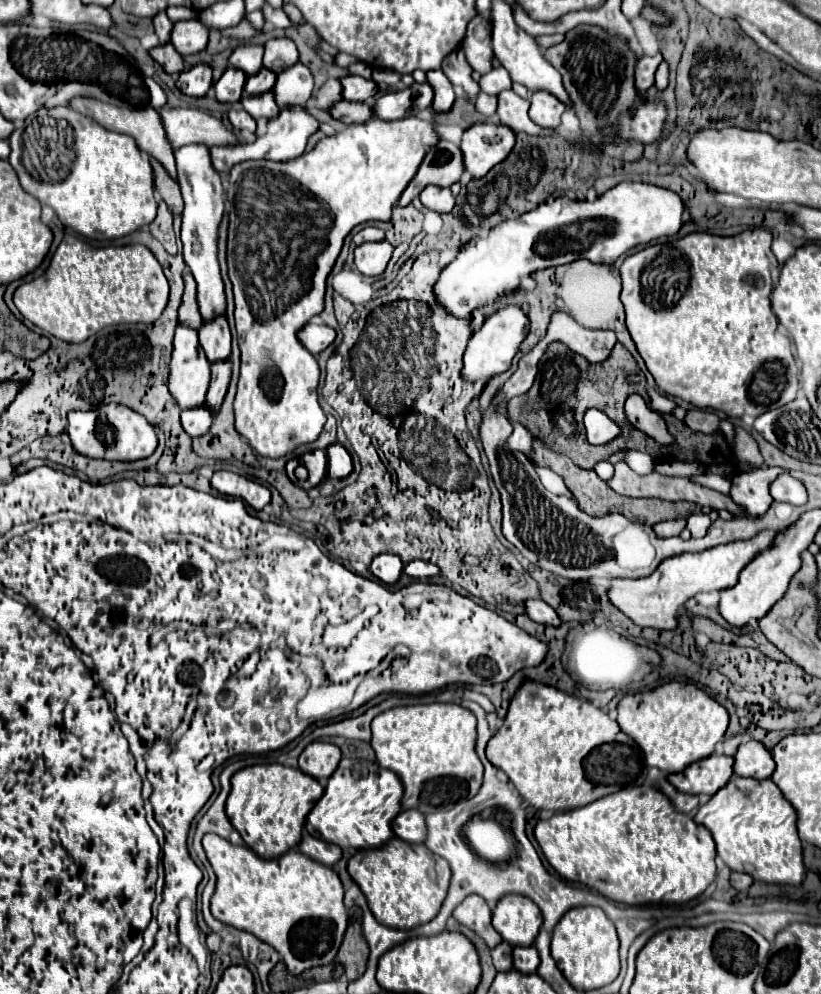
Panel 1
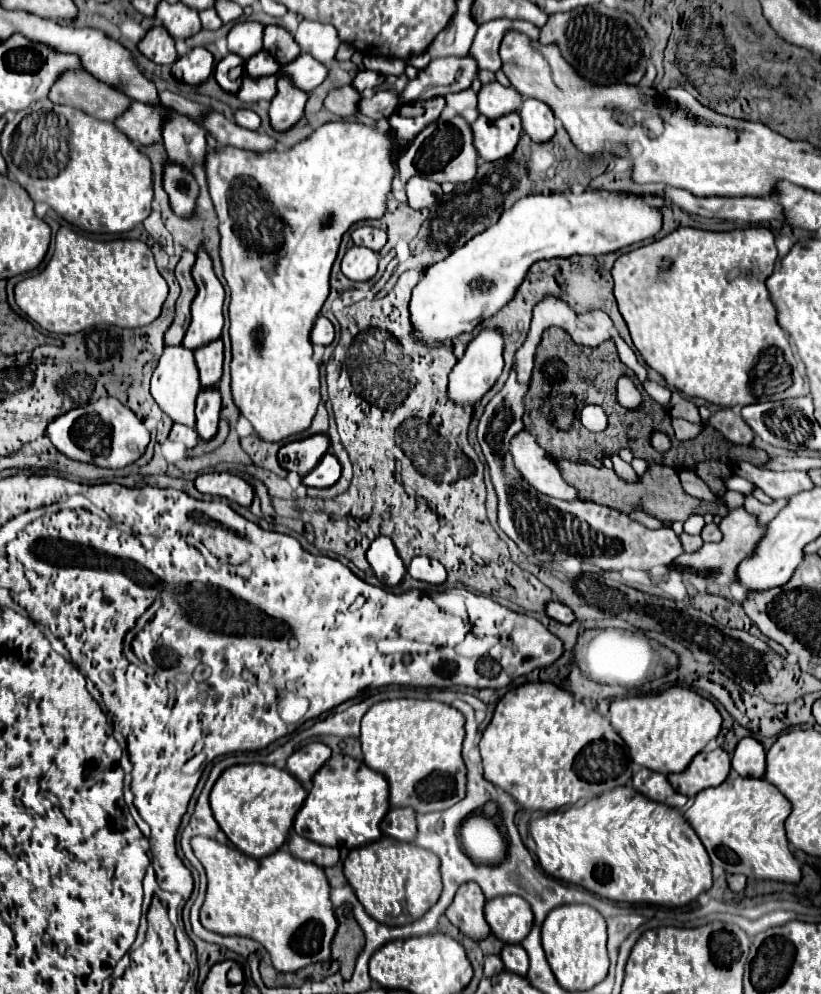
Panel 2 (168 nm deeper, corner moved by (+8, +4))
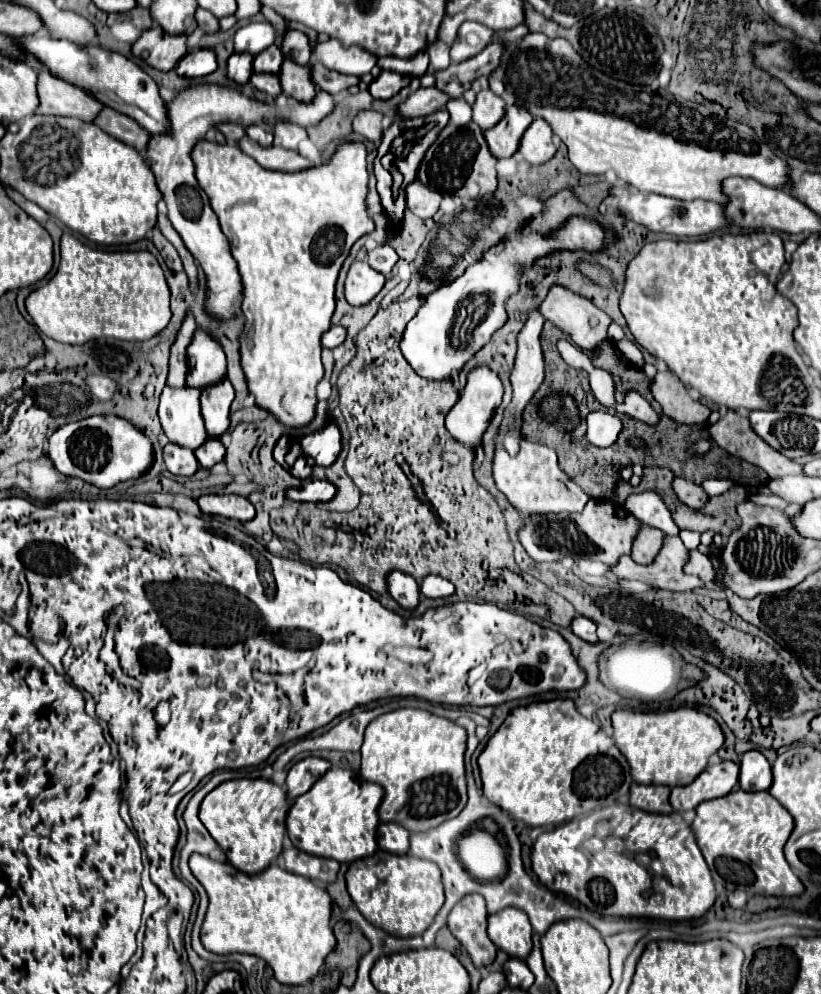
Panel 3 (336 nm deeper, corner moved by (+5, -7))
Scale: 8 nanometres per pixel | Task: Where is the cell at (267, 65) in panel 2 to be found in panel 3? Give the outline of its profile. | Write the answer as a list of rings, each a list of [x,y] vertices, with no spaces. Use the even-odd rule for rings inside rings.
[[[273,44],[273,48],[261,52],[261,56],[255,56],[253,72],[257,72],[257,74],[279,74],[283,58],[285,58],[283,52]]]

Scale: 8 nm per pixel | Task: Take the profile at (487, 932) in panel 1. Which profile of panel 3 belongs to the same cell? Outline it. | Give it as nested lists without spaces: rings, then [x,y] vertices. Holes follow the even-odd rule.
[[[467,894],[453,906],[449,930],[471,954],[477,968],[489,966],[495,960],[497,948],[487,936],[487,908],[479,894]]]

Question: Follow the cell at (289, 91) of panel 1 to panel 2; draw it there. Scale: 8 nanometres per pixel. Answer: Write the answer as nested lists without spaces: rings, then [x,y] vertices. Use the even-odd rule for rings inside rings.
[[[300,55],[296,61],[292,61],[290,65],[282,67],[280,73],[286,73],[288,77],[292,77],[294,85],[304,89],[304,91],[314,91],[328,75],[328,67],[322,65],[320,61],[316,61],[310,55]]]

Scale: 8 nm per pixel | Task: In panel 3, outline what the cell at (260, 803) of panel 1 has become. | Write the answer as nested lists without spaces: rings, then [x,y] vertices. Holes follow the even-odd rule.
[[[241,778],[227,780],[211,790],[201,802],[199,818],[237,870],[257,874],[283,850],[285,816],[289,814],[289,808],[291,802],[287,800],[285,788],[263,778]]]

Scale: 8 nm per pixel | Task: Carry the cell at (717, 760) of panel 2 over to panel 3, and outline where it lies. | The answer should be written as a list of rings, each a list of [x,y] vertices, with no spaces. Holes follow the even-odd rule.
[[[721,762],[707,766],[691,784],[675,786],[671,790],[671,804],[677,812],[697,808],[697,804],[725,796],[737,784],[739,766],[735,762]]]

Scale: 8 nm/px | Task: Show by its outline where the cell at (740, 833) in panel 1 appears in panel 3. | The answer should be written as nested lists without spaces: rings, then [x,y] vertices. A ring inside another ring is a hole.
[[[731,790],[727,796],[701,802],[697,816],[691,822],[691,830],[697,838],[713,880],[725,880],[729,886],[745,888],[749,896],[799,896],[803,894],[801,880],[789,868],[783,846],[793,830],[793,816],[769,794],[769,792],[745,792]],[[737,860],[751,870],[737,870]]]

